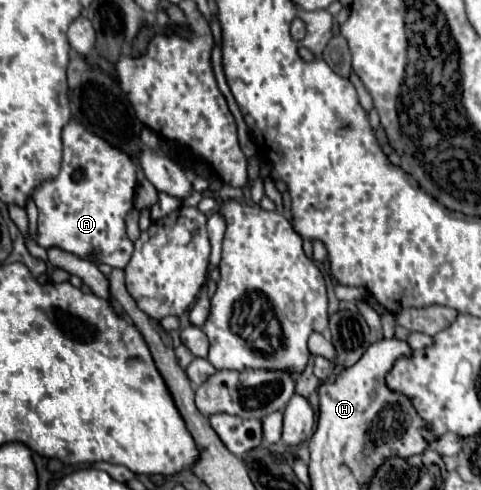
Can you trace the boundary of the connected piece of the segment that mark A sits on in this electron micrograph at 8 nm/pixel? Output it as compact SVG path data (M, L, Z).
M69 121L63 129L63 163L61 173L55 181L47 181L41 187L35 189L35 205L39 209L39 221L37 221L37 243L43 249L59 247L67 253L73 253L75 257L93 261L97 265L107 263L111 267L123 269L131 255L133 255L133 241L125 233L125 215L133 207L133 195L137 187L137 167L125 153L119 149L113 149L111 145L105 145L101 137L93 137L83 125L77 125L77 121Z

